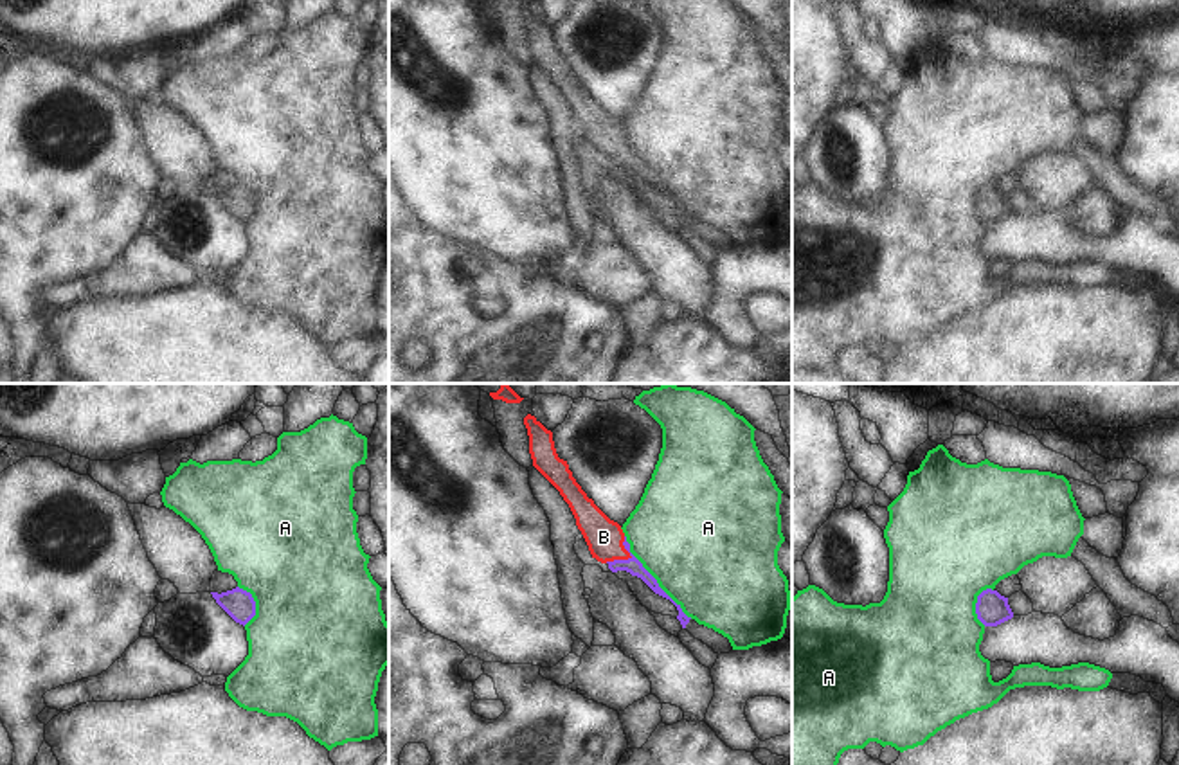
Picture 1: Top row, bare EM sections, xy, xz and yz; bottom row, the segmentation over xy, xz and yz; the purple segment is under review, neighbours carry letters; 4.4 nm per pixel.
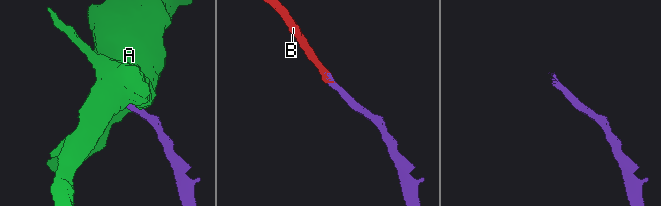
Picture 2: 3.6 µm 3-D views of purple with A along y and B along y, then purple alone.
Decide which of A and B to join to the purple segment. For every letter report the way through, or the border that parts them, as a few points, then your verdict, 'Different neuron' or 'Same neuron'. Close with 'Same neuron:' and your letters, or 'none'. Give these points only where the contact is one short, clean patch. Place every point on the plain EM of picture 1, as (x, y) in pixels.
A: Different neuron
B: Path across: xz (632, 162), (629, 155), (603, 134). Same neuron
Same neuron: B.

